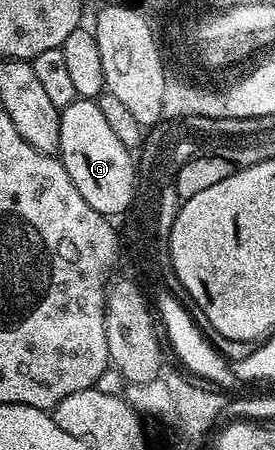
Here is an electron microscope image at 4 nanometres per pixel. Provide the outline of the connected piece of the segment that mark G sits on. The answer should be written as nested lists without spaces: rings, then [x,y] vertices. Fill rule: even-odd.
[[[76,97],[69,106],[60,110],[59,120],[58,154],[73,185],[77,185],[77,193],[81,193],[81,197],[85,197],[85,201],[89,201],[97,213],[108,217],[122,216],[124,203],[127,203],[131,194],[131,177],[137,172],[132,152],[127,151],[125,145],[121,145],[121,140],[113,134],[113,128],[105,122],[94,99]]]

